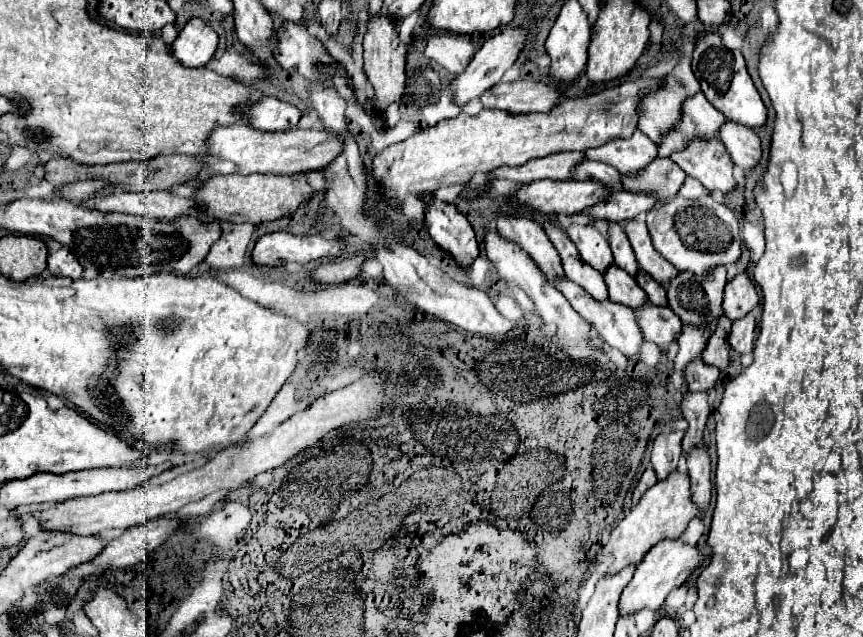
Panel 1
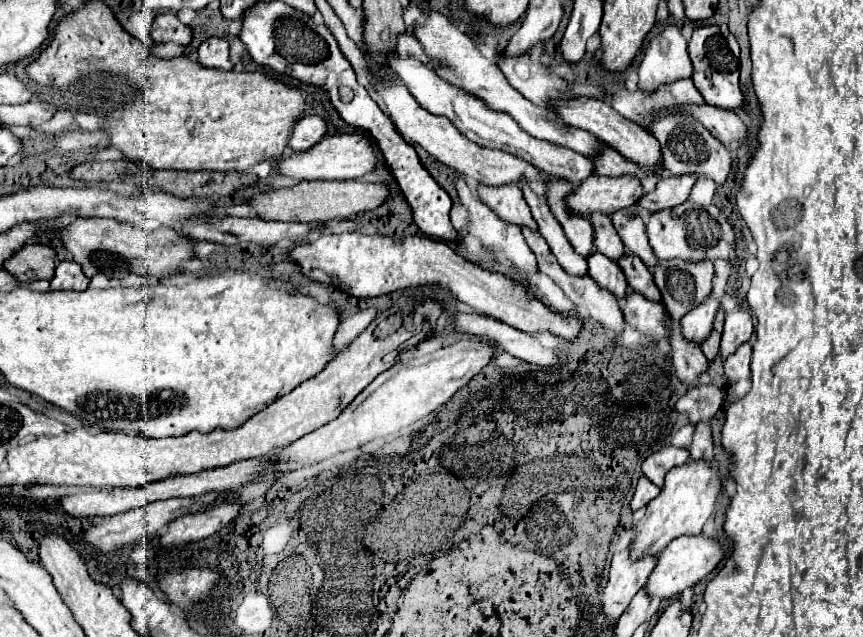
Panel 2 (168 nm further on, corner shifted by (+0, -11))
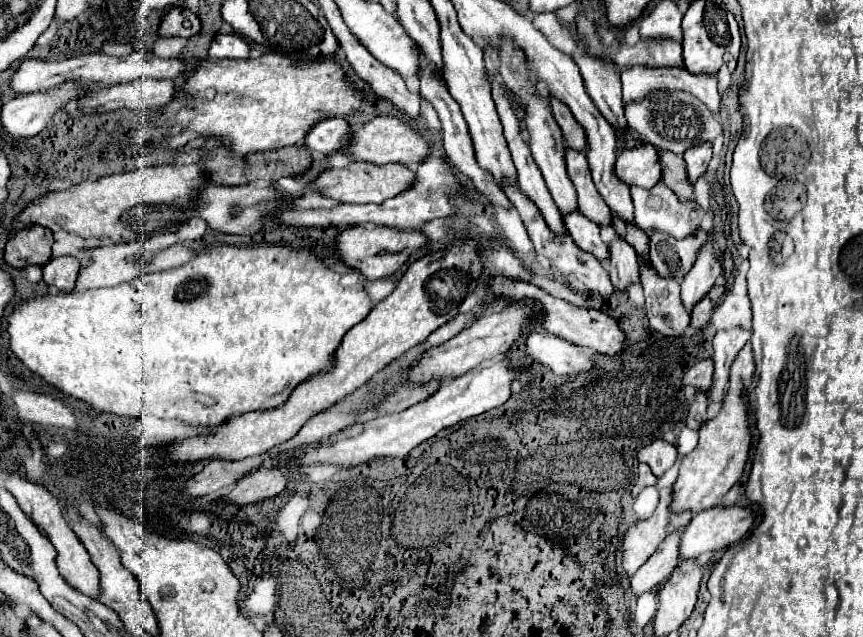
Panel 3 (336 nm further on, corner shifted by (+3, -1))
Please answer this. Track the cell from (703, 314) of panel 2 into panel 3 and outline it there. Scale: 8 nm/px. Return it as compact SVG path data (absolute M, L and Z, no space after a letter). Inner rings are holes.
M704 245L700 257L696 259L696 265L688 271L688 277L684 277L682 281L682 305L686 307L688 313L692 313L696 303L706 297L708 289L716 285L716 279L720 275L722 275L722 267L718 259L714 259Z

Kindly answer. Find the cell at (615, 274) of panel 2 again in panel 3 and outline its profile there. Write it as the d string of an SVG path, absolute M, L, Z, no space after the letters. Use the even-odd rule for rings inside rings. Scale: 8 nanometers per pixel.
M580 211L564 217L564 223L568 225L570 237L574 239L574 243L582 251L592 253L598 261L608 261L610 259L610 249L608 249L608 245L602 243L598 225L592 225L592 221L588 221L586 217L580 217Z

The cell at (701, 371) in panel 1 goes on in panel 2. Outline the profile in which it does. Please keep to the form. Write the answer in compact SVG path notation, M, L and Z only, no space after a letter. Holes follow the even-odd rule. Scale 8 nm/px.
M675 319L671 321L671 361L673 367L679 375L679 379L687 385L691 385L691 381L701 375L703 371L707 371L707 357L701 351L699 343L691 343L687 339L683 339L681 333L681 325L675 323Z

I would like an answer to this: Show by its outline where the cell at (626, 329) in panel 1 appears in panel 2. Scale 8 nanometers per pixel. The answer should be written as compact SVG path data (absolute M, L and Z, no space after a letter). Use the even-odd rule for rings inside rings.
M523 227L523 235L525 235L525 241L527 245L531 247L531 251L535 253L537 257L537 263L539 263L539 271L549 275L563 291L565 295L581 309L581 311L587 311L587 315L593 319L593 321L599 321L603 327L609 327L617 337L623 333L623 313L619 309L619 303L615 299L615 295L611 295L611 291L603 291L603 287L595 285L595 279L591 279L589 275L567 275L563 271L563 267L559 267L555 255L551 255L551 249L547 247L547 241L537 233L537 231L527 231L527 227ZM535 247L535 249L533 249Z

